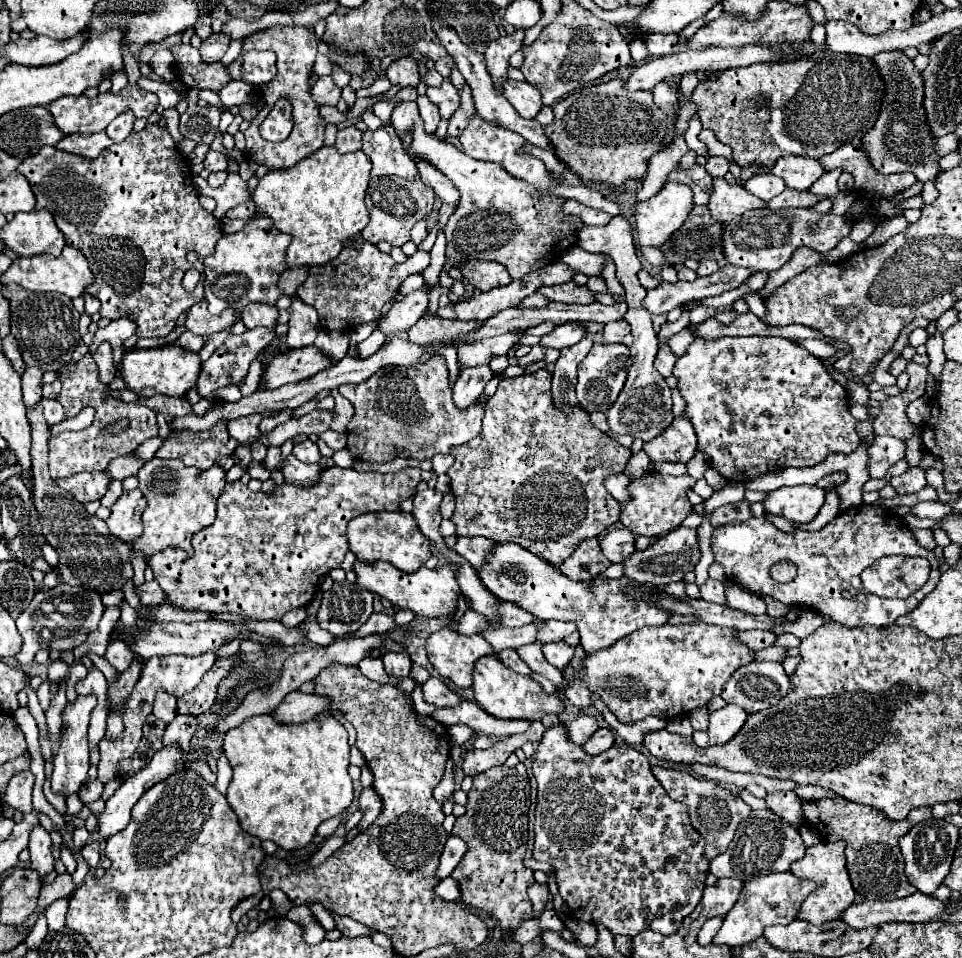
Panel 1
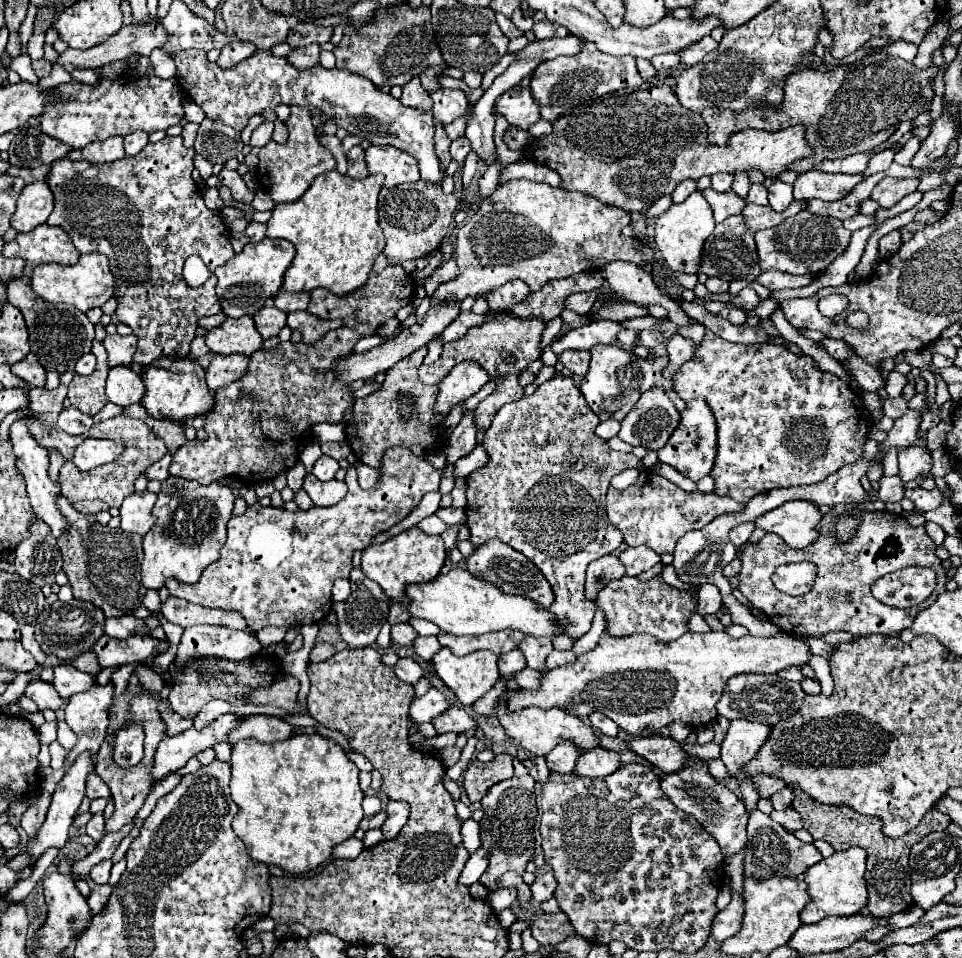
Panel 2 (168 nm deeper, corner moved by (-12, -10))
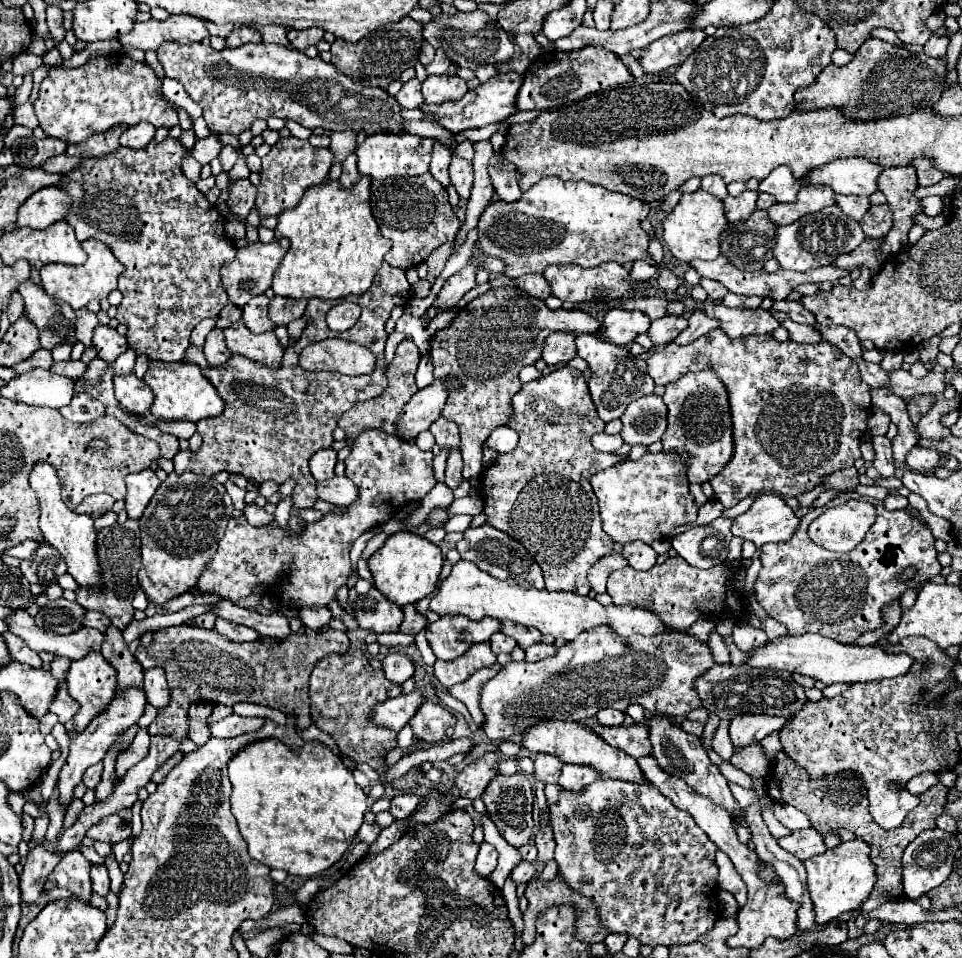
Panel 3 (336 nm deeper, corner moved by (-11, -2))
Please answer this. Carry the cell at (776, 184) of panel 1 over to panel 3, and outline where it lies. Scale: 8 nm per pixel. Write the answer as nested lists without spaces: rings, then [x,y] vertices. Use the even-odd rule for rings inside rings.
[[[777,167],[759,183],[759,193],[769,193],[779,203],[793,203],[799,187],[801,183],[791,175],[789,167]]]

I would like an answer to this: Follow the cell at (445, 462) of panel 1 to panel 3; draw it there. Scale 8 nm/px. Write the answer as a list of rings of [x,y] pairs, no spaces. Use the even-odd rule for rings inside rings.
[[[497,427],[497,429],[489,435],[489,439],[485,441],[485,445],[491,447],[491,449],[495,449],[495,451],[509,453],[509,451],[515,449],[517,441],[519,441],[519,435],[517,435],[515,429],[511,429],[511,427]]]

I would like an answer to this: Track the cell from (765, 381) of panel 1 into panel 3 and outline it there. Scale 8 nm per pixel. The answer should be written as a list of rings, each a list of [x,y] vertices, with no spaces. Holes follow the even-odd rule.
[[[713,329],[709,331],[707,335],[695,339],[693,343],[681,347],[681,345],[675,345],[675,343],[669,343],[667,347],[661,347],[657,349],[649,359],[647,359],[647,373],[651,375],[651,379],[655,381],[655,385],[667,385],[667,383],[673,383],[675,379],[683,377],[685,373],[691,373],[691,371],[701,371],[701,369],[715,369],[717,375],[721,377],[721,381],[725,383],[727,391],[729,391],[729,401],[731,401],[731,417],[733,417],[733,439],[735,439],[735,455],[731,459],[731,463],[727,463],[727,467],[715,475],[715,479],[711,479],[711,487],[715,491],[715,497],[725,505],[725,507],[735,507],[741,499],[749,497],[749,493],[753,491],[771,491],[771,493],[777,493],[777,495],[791,495],[791,497],[797,497],[801,493],[807,493],[811,491],[813,487],[817,487],[819,483],[823,483],[823,479],[839,469],[849,469],[853,467],[853,463],[861,457],[861,451],[859,451],[859,443],[861,443],[861,435],[865,435],[865,429],[867,429],[867,417],[869,417],[869,411],[871,411],[871,387],[861,379],[859,375],[859,369],[857,365],[841,353],[841,349],[837,349],[835,345],[831,343],[815,343],[815,345],[805,345],[805,343],[795,343],[795,341],[775,341],[771,335],[747,335],[747,337],[727,337],[723,329]]]

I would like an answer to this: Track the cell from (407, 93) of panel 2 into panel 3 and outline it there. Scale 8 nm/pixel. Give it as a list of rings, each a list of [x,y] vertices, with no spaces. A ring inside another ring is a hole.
[[[411,79],[407,83],[403,83],[401,91],[395,95],[397,103],[405,109],[417,109],[423,103],[423,95],[421,95],[421,83],[417,79]]]

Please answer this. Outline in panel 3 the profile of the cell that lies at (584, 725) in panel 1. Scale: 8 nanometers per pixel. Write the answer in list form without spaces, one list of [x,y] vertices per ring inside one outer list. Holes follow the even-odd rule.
[[[537,755],[535,757],[535,779],[549,785],[549,783],[557,783],[559,779],[559,771],[561,771],[563,763],[559,763],[559,759],[555,759],[553,755]]]

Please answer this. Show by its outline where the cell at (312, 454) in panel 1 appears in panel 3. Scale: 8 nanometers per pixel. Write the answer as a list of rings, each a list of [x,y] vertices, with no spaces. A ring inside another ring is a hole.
[[[323,449],[311,457],[309,471],[317,481],[327,481],[335,475],[335,463],[337,463],[337,453],[333,449]]]

